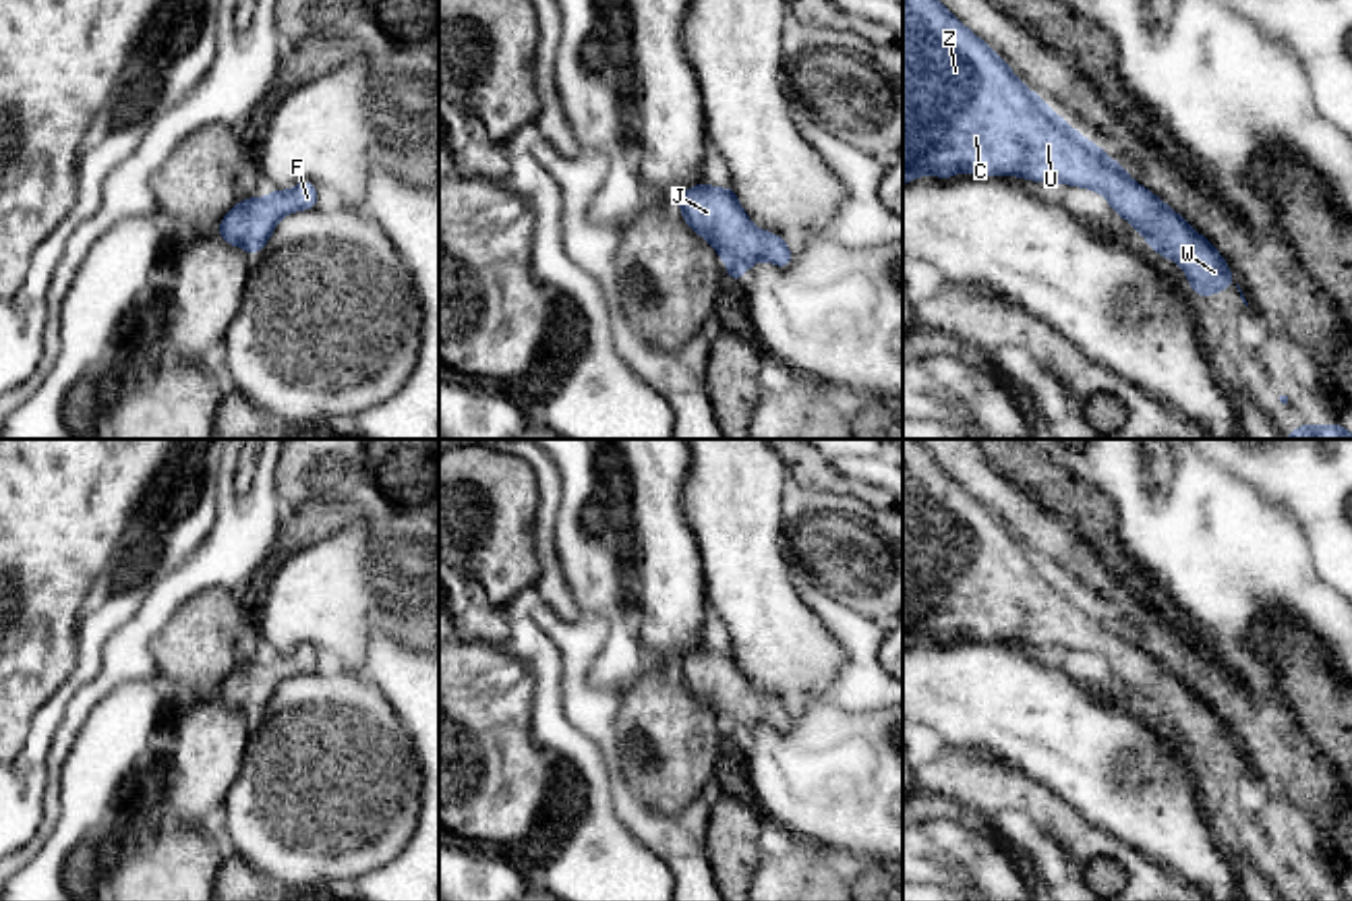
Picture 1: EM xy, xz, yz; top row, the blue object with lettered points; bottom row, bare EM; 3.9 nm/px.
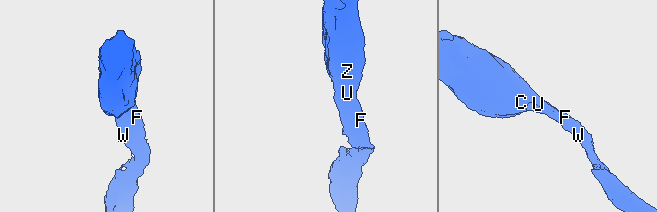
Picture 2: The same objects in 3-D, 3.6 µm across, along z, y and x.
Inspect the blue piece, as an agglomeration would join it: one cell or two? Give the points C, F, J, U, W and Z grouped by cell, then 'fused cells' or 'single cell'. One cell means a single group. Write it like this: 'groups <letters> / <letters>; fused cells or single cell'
groups C F J U W Z; single cell

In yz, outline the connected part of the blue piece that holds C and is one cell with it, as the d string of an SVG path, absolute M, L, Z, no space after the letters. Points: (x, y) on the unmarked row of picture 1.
M903 439L903 648L921 638L952 642L961 634L1091 652L1104 659L1151 713L1174 723L1203 762L1236 748L1226 723L1205 700L1066 588L986 505L942 470L921 443Z

